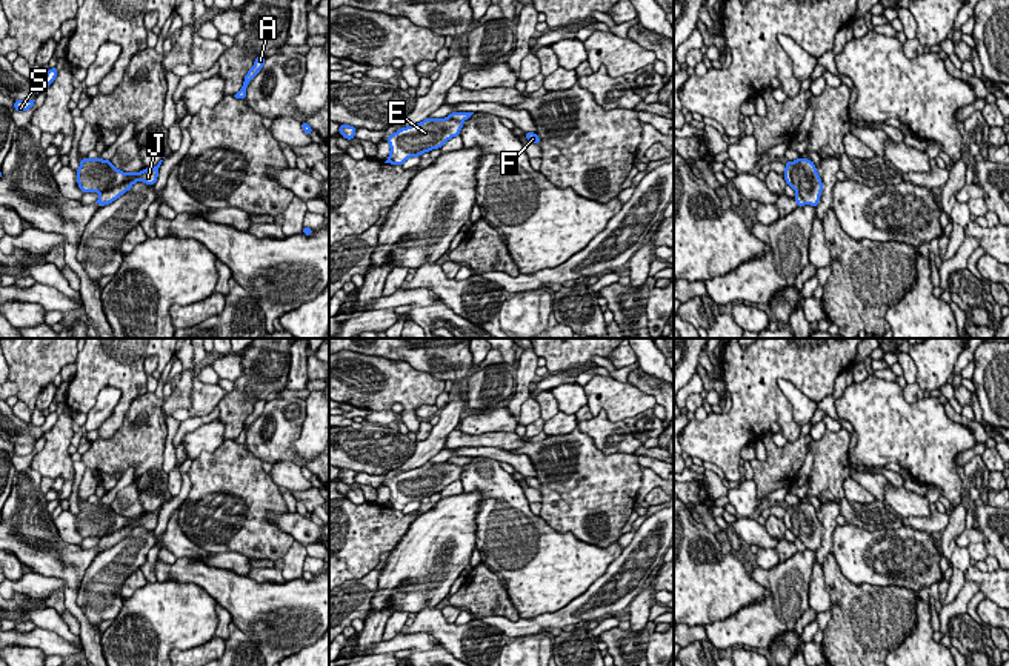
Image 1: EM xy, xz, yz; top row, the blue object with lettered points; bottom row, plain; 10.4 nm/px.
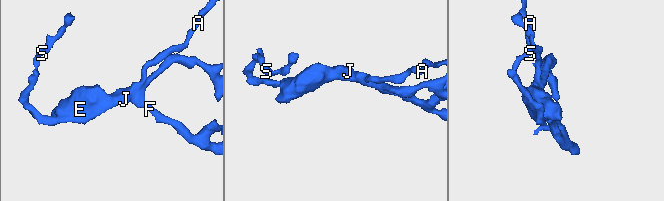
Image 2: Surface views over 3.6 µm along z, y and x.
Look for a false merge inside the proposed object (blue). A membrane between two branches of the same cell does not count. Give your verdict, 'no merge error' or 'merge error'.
merge error

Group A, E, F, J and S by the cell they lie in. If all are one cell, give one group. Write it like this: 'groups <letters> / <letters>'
groups A J S / E F

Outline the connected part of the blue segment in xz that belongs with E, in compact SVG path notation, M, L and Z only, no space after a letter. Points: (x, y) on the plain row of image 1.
M425 463L417 469L398 474L386 481L391 491L385 508L401 511L411 501L440 494L448 485L460 480L463 466L449 463Z

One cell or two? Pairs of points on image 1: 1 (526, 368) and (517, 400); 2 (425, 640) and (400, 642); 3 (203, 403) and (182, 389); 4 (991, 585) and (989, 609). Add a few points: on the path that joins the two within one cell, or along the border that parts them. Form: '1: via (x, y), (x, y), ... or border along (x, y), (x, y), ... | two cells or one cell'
1: via (525, 376), (522, 392) | one cell
2: via (419, 642), (406, 642) | one cell
3: border along (194, 380), (188, 409) | two cells
4: border along (985, 599), (992, 603) | two cells

